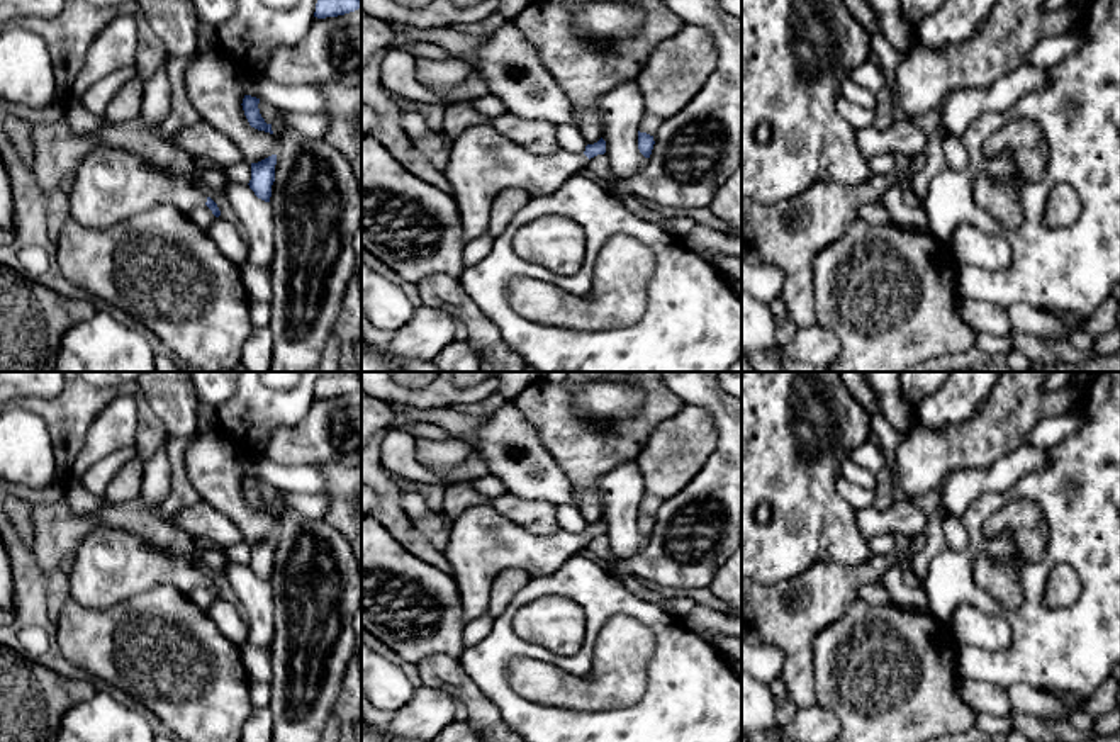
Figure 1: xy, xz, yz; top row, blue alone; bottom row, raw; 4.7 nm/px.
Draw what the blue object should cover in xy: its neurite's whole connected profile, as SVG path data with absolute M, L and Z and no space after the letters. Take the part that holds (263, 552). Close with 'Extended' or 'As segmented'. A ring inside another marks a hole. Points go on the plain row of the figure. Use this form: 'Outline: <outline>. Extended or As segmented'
Outline: M272 535L258 543L251 543L249 569L265 582L270 582L272 565L275 562L277 535Z. As segmented

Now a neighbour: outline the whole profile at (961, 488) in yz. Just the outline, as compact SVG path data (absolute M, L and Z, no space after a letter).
M1022 445L986 469L952 472L940 492L944 511L960 518L977 496L1008 491L1020 477L1047 464L1047 448Z

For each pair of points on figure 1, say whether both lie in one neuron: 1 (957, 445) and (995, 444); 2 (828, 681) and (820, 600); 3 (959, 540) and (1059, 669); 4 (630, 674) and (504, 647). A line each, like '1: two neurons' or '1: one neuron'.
1: one neuron
2: two neurons
3: two neurons
4: two neurons

